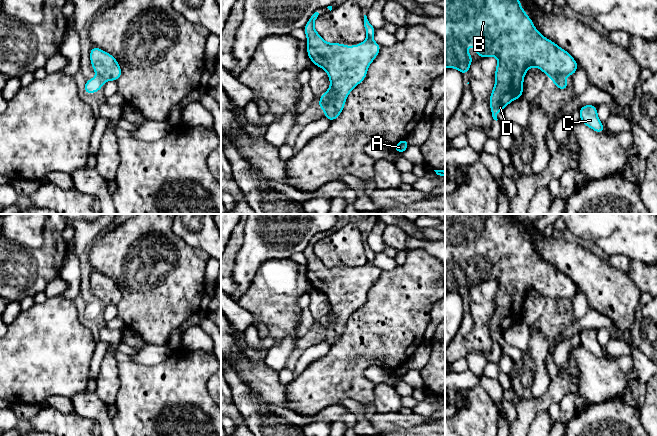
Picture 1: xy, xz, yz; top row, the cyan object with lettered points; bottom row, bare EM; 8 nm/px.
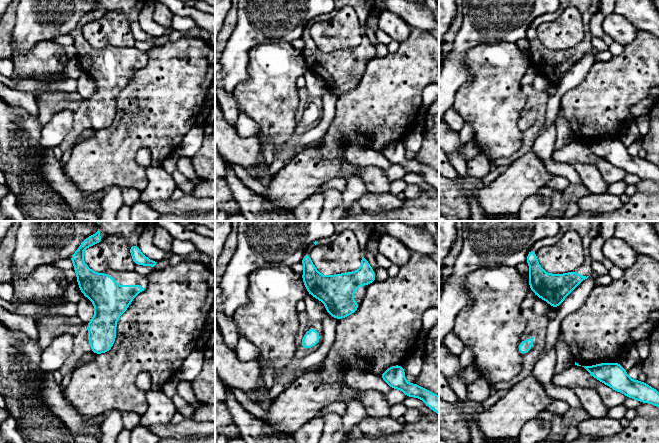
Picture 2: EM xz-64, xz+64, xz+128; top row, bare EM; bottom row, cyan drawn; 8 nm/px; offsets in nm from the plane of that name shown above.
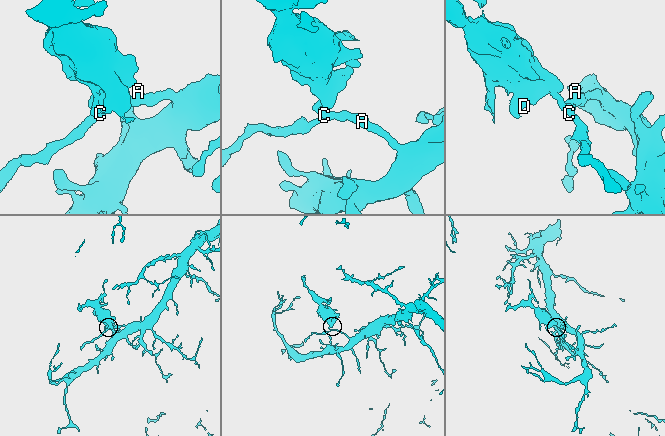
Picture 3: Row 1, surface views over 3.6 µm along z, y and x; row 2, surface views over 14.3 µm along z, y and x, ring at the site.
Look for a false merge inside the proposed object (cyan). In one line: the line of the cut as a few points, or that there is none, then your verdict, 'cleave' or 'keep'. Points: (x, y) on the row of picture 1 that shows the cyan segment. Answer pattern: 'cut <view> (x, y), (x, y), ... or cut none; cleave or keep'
cut yz (563, 77), (551, 78); cleave

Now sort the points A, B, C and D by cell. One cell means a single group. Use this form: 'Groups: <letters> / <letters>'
Groups: A C / B D

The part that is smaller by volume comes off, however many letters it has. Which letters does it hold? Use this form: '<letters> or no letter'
B, D

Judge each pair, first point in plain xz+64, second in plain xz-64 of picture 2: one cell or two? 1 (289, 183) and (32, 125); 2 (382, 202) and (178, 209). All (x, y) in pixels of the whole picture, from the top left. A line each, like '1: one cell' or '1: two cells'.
1: two cells
2: one cell

